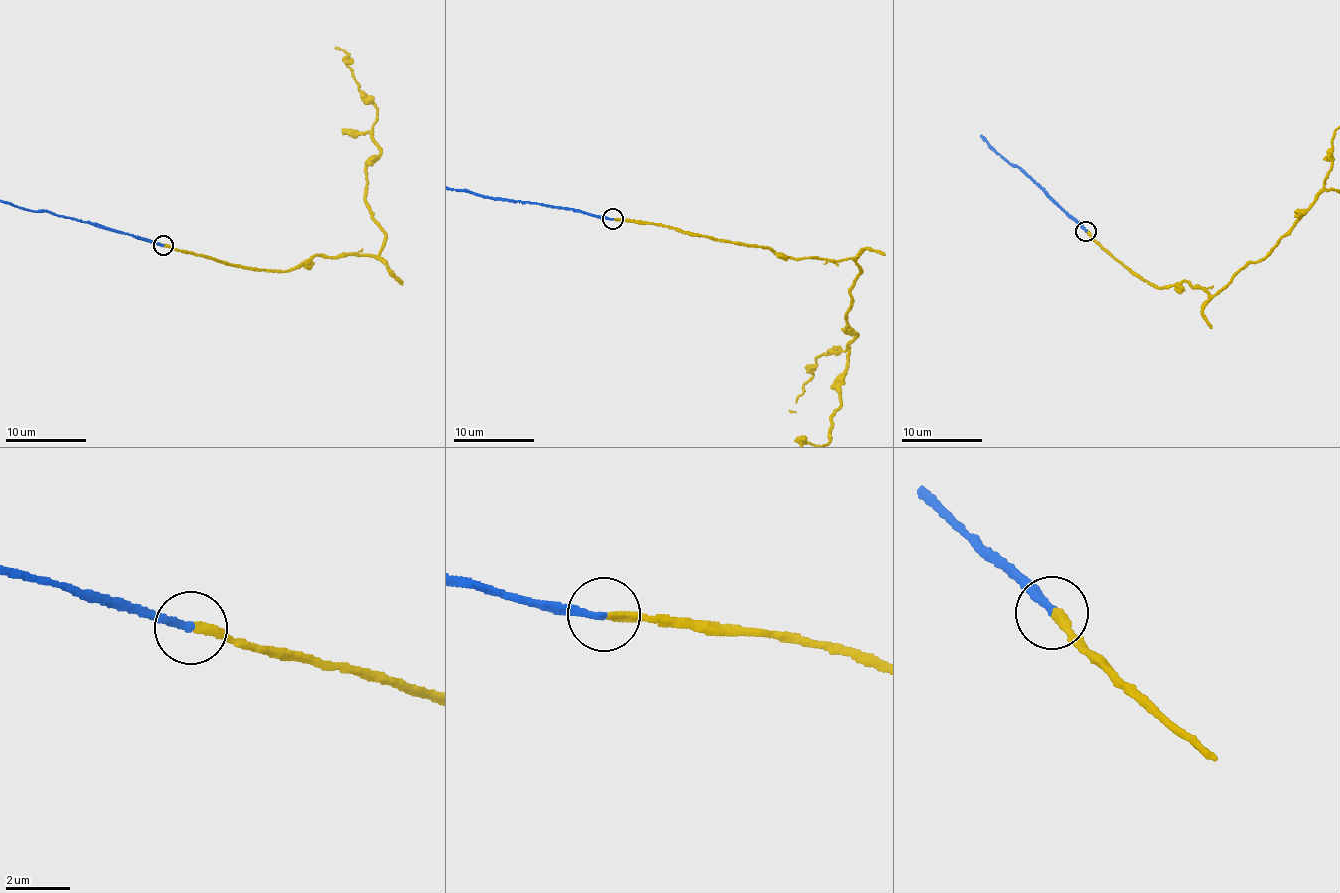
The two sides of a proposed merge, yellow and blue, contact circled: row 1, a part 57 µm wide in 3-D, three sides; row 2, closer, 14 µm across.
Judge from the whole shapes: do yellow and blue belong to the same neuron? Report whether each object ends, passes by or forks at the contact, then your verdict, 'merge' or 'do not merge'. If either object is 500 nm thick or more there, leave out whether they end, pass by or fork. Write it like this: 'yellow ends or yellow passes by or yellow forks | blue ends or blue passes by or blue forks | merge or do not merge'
yellow ends | blue ends | merge

